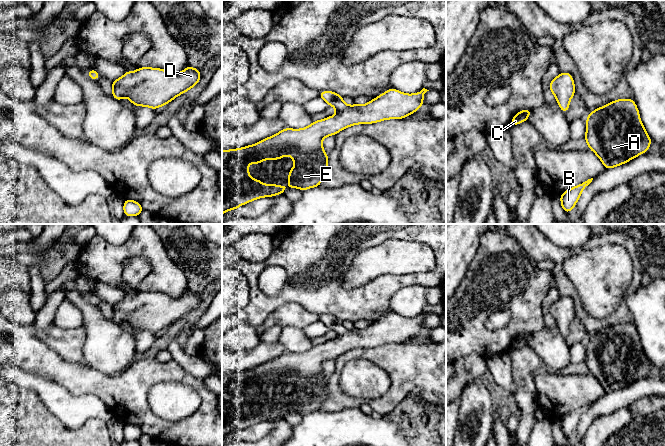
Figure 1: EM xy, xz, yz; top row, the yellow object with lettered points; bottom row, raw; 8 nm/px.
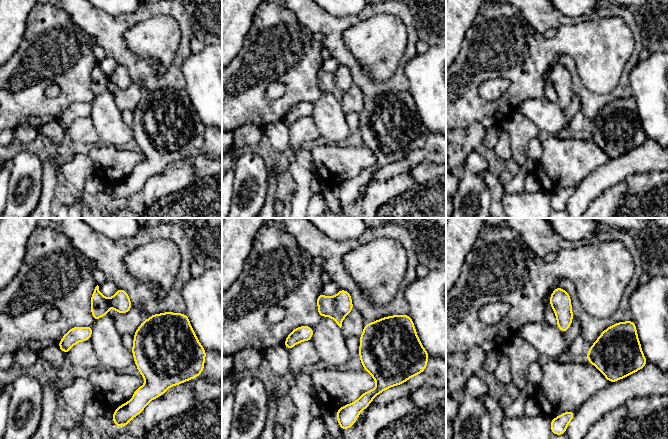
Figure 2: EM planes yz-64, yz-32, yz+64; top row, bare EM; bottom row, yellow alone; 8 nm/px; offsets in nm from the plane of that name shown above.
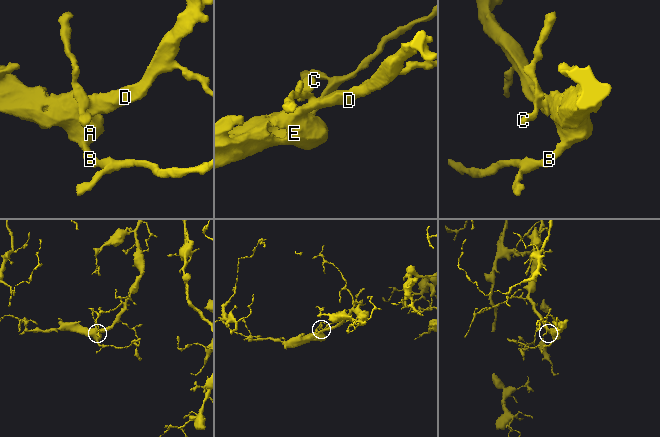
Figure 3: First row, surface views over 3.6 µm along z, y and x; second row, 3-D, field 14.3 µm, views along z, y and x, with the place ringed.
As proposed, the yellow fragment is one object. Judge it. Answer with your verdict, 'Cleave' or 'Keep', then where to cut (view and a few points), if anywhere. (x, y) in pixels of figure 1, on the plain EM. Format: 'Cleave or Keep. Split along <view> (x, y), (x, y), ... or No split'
Keep. No split

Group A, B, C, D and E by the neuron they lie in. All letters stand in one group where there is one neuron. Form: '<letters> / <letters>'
A B C D E

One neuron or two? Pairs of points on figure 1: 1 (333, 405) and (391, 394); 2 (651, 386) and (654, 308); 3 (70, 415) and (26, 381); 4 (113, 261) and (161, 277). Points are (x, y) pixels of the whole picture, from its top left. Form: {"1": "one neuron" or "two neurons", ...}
{"1": "one neuron", "2": "two neurons", "3": "one neuron", "4": "one neuron"}

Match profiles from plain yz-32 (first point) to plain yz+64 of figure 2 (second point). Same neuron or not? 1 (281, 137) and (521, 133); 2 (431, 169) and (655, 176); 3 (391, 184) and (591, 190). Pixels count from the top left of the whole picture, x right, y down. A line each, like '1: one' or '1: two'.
1: two
2: one
3: two

